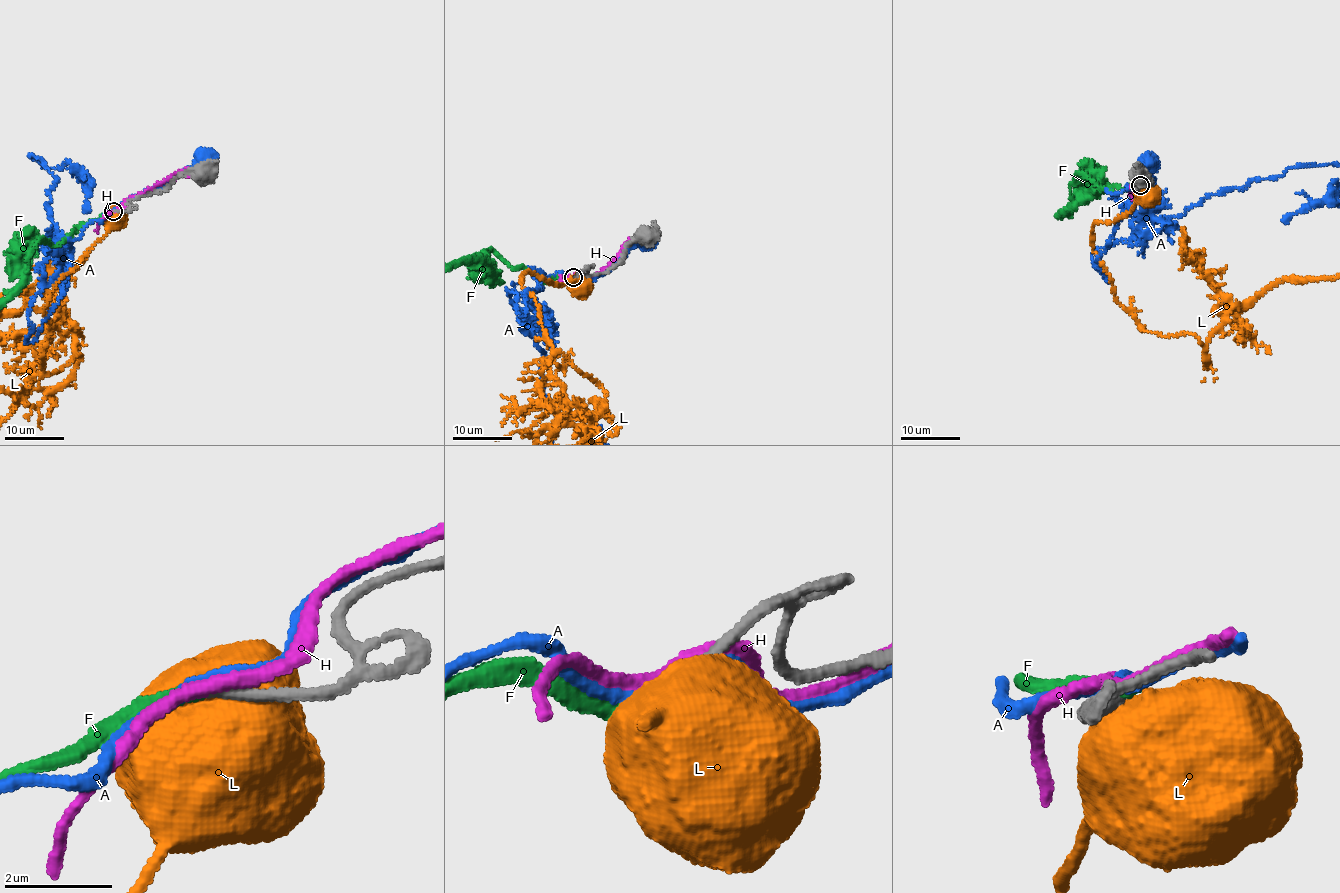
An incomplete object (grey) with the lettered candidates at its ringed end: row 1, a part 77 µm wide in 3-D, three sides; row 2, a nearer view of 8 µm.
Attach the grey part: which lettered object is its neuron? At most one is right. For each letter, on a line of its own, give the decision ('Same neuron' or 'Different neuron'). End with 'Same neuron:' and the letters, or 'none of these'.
A: Different neuron
F: Different neuron
H: Different neuron
L: Different neuron
Same neuron: none of these

